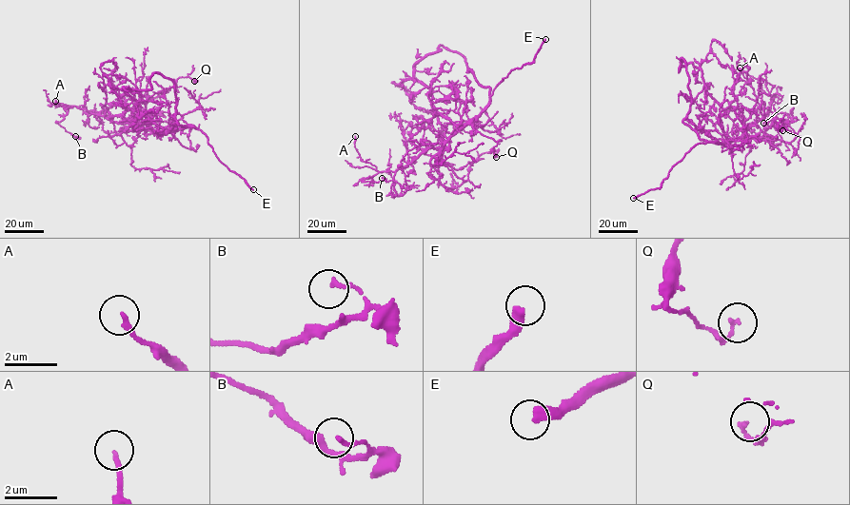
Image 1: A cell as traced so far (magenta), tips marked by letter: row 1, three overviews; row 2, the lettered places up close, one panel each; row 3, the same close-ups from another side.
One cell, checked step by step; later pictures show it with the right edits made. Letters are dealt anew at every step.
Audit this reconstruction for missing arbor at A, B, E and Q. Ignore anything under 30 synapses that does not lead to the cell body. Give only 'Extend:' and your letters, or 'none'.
Extend: E

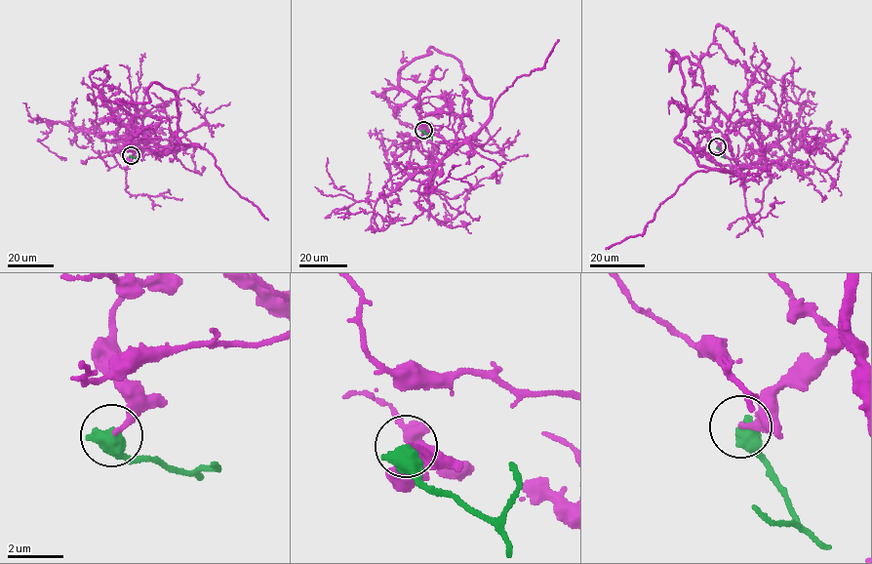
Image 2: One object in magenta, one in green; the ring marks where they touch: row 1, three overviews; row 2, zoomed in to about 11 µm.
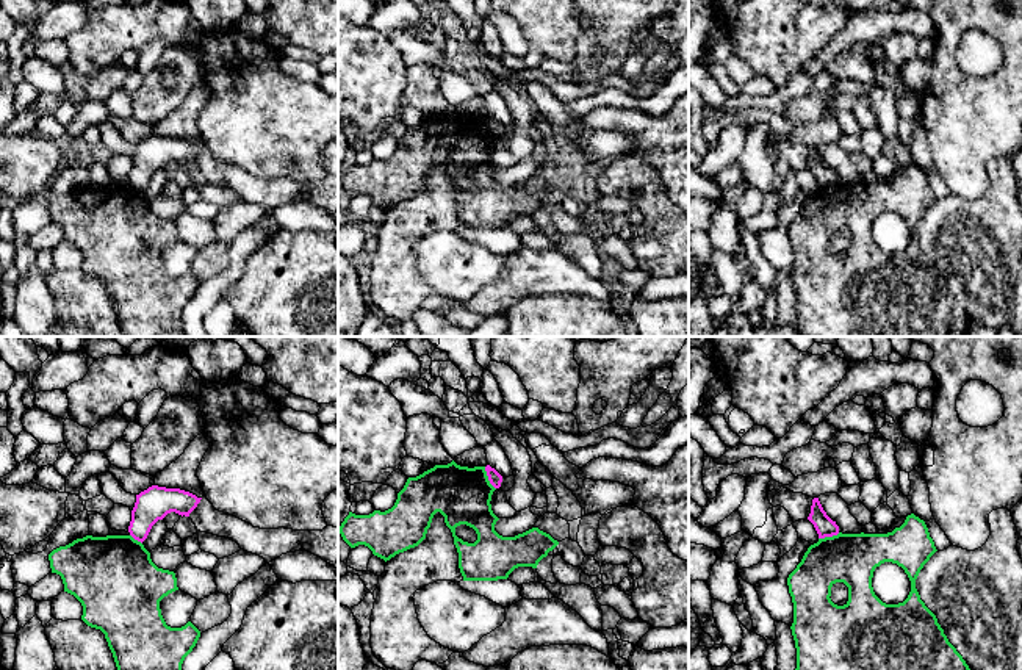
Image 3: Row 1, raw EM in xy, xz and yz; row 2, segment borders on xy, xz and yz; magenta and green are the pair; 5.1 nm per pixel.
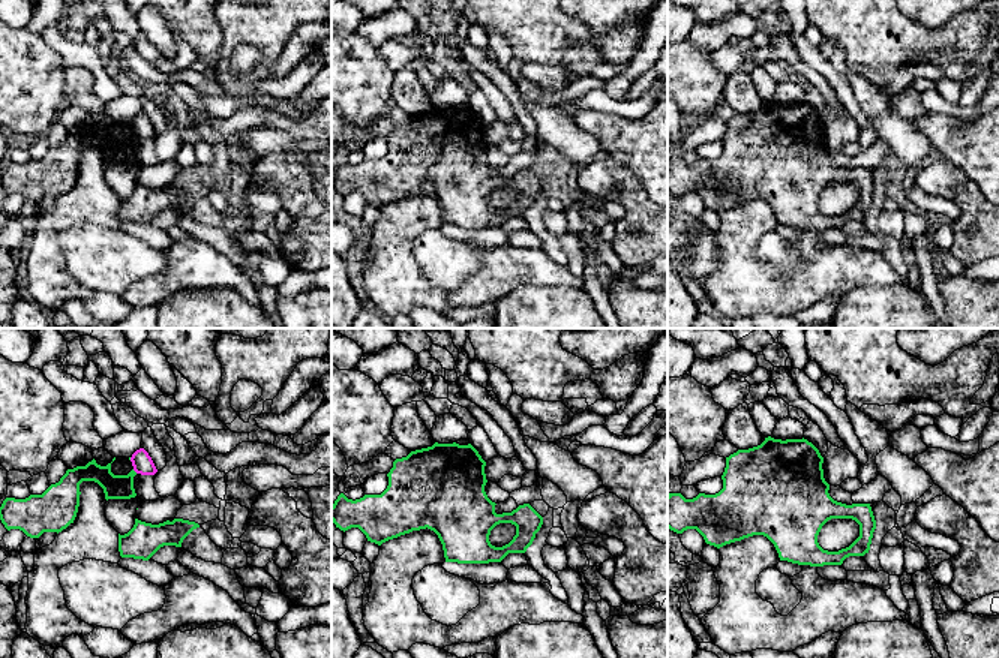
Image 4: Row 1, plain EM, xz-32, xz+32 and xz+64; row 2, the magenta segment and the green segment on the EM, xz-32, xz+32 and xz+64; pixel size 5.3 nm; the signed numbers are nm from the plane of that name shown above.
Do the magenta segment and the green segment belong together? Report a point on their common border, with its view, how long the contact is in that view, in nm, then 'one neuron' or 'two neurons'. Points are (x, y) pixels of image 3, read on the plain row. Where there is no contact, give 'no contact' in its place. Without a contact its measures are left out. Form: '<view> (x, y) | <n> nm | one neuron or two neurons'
xz (489, 127) | 130 nm | two neurons

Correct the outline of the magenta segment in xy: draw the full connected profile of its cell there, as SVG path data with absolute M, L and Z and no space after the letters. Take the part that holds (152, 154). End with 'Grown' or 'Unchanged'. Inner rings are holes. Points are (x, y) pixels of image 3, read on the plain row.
M152 135L136 144L128 182L135 189L142 193L158 169L163 169L171 161L189 166L200 149L180 138Z. Unchanged

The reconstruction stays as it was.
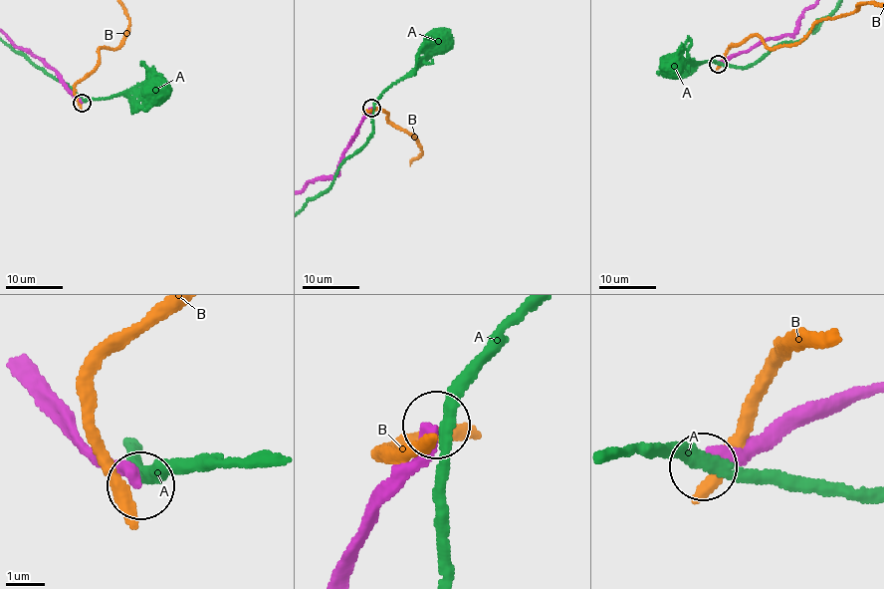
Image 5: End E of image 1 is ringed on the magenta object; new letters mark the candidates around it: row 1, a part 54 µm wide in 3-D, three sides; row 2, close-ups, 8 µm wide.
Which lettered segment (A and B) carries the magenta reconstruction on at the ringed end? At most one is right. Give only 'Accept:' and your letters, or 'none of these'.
Accept: none of these

